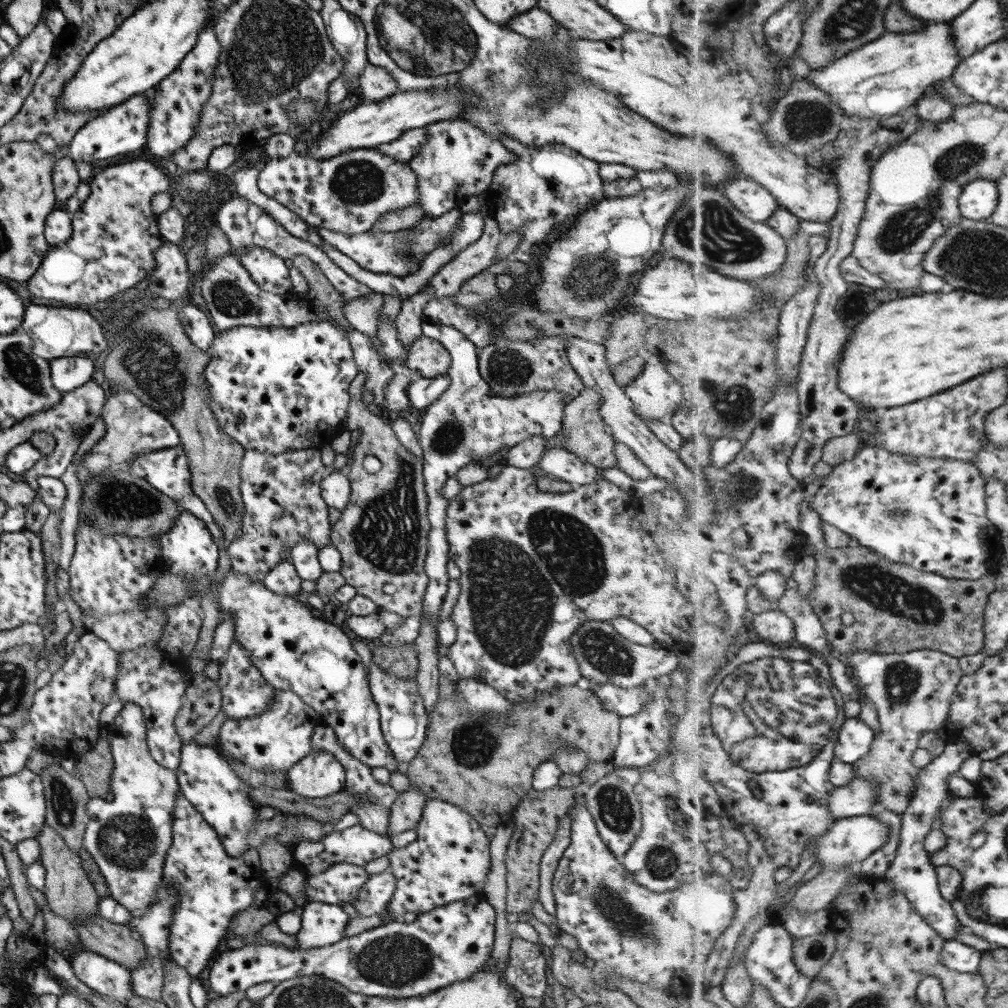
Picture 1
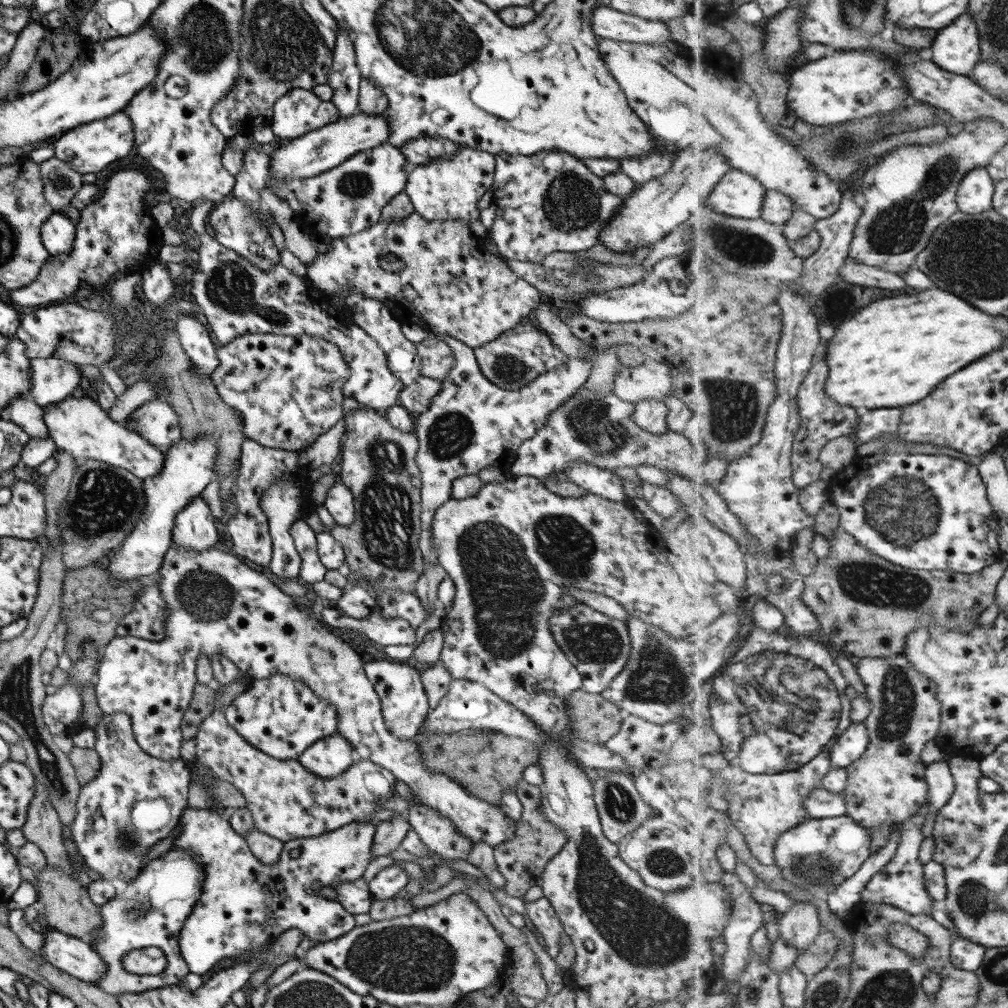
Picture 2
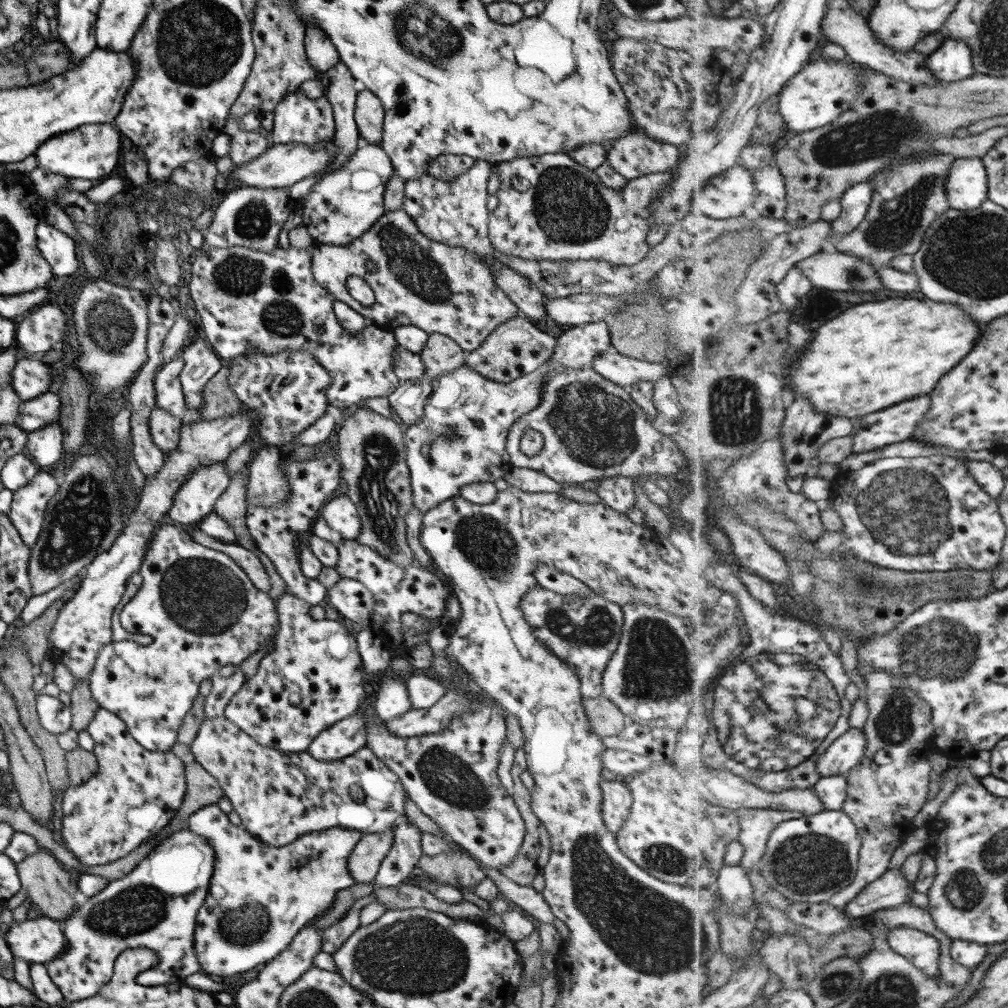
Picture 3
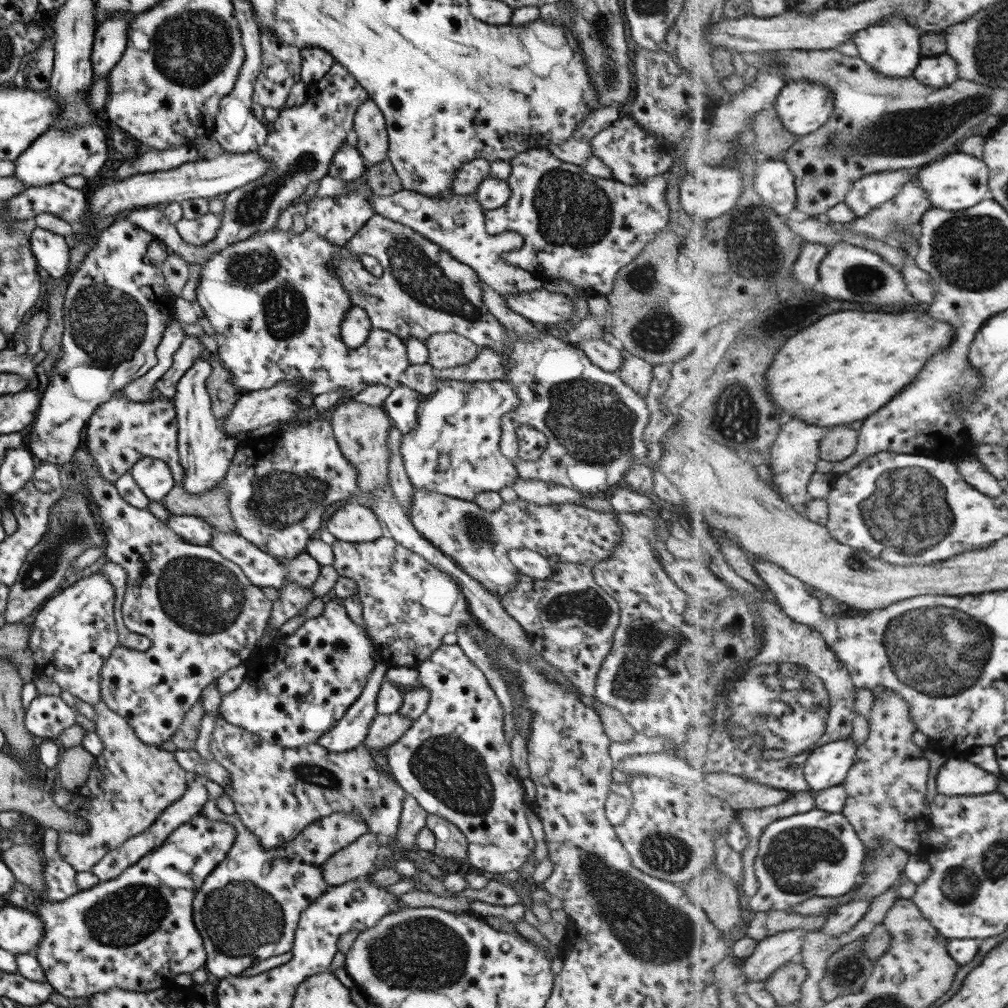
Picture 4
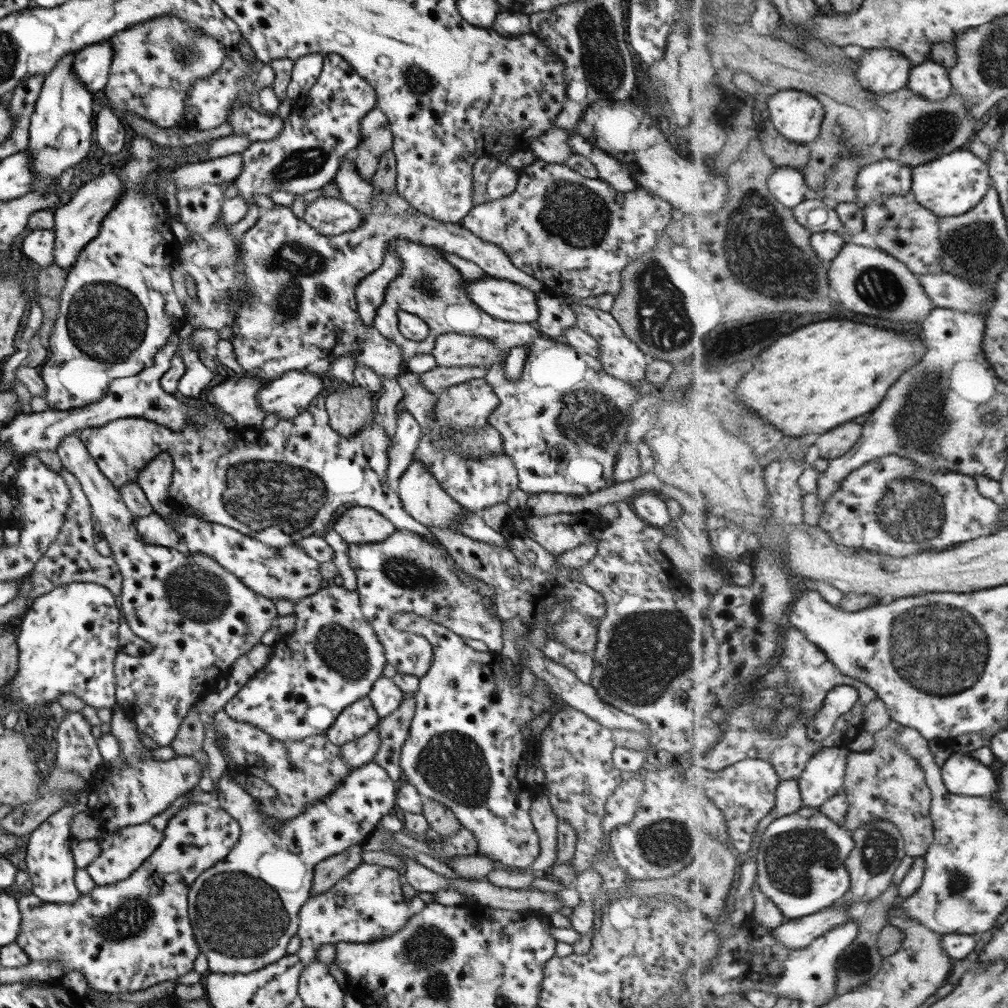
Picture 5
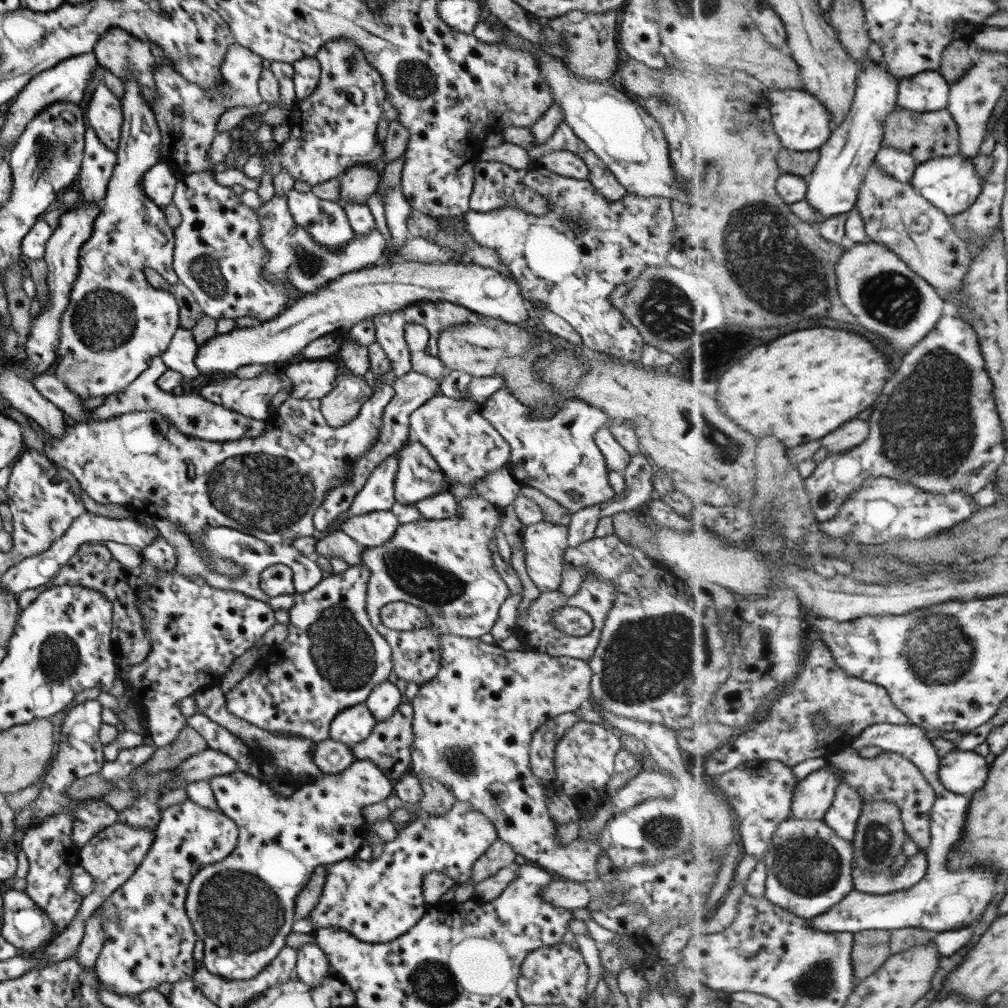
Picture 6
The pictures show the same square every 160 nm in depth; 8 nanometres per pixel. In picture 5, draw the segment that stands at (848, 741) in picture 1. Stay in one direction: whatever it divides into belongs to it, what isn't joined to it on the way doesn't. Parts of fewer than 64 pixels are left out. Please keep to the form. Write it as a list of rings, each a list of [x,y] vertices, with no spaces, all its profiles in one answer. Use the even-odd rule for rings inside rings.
[[[842,743],[823,747],[819,754],[809,760],[798,780],[805,807],[819,809],[829,798],[843,792],[850,752],[846,743]]]

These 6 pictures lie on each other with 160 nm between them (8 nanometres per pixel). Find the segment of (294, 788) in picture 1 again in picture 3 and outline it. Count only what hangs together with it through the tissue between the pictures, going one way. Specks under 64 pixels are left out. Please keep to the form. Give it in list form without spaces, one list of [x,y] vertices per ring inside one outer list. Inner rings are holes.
[[[359,709],[355,714],[335,722],[309,743],[307,753],[317,761],[337,761],[362,748],[365,725]]]

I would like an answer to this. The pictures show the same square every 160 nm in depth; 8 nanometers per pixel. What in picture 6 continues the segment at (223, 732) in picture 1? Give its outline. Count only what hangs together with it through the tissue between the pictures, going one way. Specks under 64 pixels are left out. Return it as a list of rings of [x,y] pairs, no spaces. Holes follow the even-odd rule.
[[[358,563],[358,564],[349,564],[348,567],[345,569],[345,571],[341,573],[337,573],[337,575],[331,573],[327,577],[323,577],[311,590],[308,590],[307,592],[304,592],[303,594],[294,594],[294,603],[291,605],[291,608],[288,610],[288,621],[286,624],[287,628],[287,635],[285,636],[284,640],[281,642],[281,644],[271,645],[269,646],[269,650],[263,657],[261,657],[253,666],[253,668],[250,670],[248,674],[246,674],[245,677],[243,677],[239,682],[233,686],[228,692],[225,692],[224,694],[224,704],[226,709],[230,714],[233,714],[233,717],[239,718],[241,721],[249,722],[249,724],[253,724],[257,729],[261,728],[261,730],[265,730],[265,732],[269,734],[275,734],[279,735],[281,737],[289,737],[289,738],[303,738],[303,739],[309,739],[310,741],[313,741],[314,743],[319,741],[324,741],[325,739],[329,739],[329,726],[331,723],[331,720],[337,716],[342,710],[345,710],[345,708],[354,706],[354,705],[360,705],[361,703],[364,703],[364,701],[367,699],[367,696],[370,694],[371,690],[377,684],[380,682],[383,682],[387,680],[387,676],[389,676],[389,672],[392,670],[392,664],[390,661],[390,646],[387,644],[387,641],[370,625],[370,620],[368,619],[366,608],[365,608],[365,597],[366,597],[366,584],[367,579],[369,578],[369,570],[367,570],[364,567],[364,563]]]

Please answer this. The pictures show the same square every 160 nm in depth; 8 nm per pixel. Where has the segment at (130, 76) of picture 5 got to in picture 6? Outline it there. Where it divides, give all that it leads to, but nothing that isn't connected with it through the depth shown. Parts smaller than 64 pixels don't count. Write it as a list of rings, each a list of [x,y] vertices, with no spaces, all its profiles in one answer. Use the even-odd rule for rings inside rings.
[[[110,28],[105,34],[102,34],[95,43],[92,51],[96,56],[97,64],[102,68],[106,68],[113,76],[119,78],[120,81],[126,80],[126,76],[128,75],[136,76],[140,95],[149,106],[149,109],[151,109],[152,100],[154,100],[154,66],[156,64],[174,66],[159,45],[155,46],[150,44],[149,41],[137,40],[120,28]]]

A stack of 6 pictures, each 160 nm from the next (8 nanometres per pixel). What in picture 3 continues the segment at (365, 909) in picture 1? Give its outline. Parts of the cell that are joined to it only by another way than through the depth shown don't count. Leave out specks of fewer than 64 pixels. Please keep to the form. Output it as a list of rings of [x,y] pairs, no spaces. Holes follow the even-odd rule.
[[[408,817],[401,818],[393,828],[393,842],[385,858],[380,861],[379,872],[372,884],[376,887],[391,887],[401,884],[415,868],[421,856],[420,834]]]

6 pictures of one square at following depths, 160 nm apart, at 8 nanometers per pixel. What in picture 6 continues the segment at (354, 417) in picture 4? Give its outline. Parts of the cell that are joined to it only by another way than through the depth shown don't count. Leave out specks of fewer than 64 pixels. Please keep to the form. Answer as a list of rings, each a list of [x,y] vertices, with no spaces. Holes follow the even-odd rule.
[[[339,374],[335,386],[320,398],[320,413],[328,425],[341,426],[357,416],[361,405],[373,393],[368,377]]]

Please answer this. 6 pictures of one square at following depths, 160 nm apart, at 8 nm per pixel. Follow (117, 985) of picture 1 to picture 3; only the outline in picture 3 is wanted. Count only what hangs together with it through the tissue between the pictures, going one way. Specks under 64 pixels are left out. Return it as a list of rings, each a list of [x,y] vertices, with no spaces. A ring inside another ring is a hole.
[[[42,915],[26,918],[21,923],[12,921],[5,930],[3,944],[23,961],[45,965],[66,947],[60,922]]]

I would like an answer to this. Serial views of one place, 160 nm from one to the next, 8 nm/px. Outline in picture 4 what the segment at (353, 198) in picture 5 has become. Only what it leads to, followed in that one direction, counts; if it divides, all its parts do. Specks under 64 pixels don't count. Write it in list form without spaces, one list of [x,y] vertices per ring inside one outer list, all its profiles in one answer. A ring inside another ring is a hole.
[[[349,138],[342,142],[333,153],[326,174],[343,181],[350,181],[360,177],[365,170],[365,160],[357,152],[354,140]]]

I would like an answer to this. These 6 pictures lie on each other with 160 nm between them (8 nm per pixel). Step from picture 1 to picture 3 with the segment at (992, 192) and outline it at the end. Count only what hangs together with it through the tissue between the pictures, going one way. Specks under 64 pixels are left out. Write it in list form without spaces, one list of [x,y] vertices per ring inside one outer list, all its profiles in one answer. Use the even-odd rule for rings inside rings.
[[[959,157],[948,178],[948,197],[955,210],[977,210],[989,198],[989,177],[981,157]]]

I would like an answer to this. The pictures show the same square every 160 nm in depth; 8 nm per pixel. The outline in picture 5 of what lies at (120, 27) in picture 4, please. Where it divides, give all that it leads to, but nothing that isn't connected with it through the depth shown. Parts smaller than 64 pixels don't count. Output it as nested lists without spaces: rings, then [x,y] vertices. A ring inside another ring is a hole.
[[[96,42],[75,52],[72,69],[90,93],[97,92],[105,86],[111,59],[110,42]]]

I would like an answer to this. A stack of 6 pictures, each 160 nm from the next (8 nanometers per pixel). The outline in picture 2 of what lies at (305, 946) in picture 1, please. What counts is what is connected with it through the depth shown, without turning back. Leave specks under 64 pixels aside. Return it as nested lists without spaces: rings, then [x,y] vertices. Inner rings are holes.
[[[185,807],[182,810],[181,816],[179,817],[179,835],[175,840],[172,841],[172,848],[178,848],[179,850],[184,850],[187,854],[192,855],[192,859],[203,869],[203,882],[201,885],[201,892],[198,896],[197,902],[193,905],[189,916],[182,922],[180,933],[178,936],[178,947],[180,953],[182,954],[182,959],[185,961],[185,965],[189,970],[189,973],[203,975],[208,970],[211,970],[219,960],[223,958],[233,958],[233,956],[241,956],[243,952],[245,954],[251,954],[255,950],[259,950],[259,945],[261,944],[272,944],[273,941],[277,939],[279,934],[287,930],[288,928],[297,928],[304,938],[307,940],[318,940],[318,942],[327,942],[338,938],[342,934],[347,934],[349,930],[354,927],[353,915],[349,914],[337,901],[332,899],[327,899],[319,895],[318,891],[324,886],[336,885],[339,881],[349,882],[361,877],[363,870],[367,866],[371,858],[371,845],[373,841],[373,833],[375,833],[376,824],[359,824],[359,822],[350,823],[346,826],[341,826],[340,829],[330,831],[329,833],[324,833],[321,835],[315,835],[313,837],[297,838],[291,841],[283,843],[279,858],[277,862],[273,864],[264,864],[259,862],[252,854],[249,852],[248,846],[244,839],[241,839],[227,823],[227,815],[221,815],[217,812],[213,812],[209,808],[207,809],[192,809],[191,807]],[[290,850],[297,850],[298,856],[296,858],[291,858],[289,855]]]

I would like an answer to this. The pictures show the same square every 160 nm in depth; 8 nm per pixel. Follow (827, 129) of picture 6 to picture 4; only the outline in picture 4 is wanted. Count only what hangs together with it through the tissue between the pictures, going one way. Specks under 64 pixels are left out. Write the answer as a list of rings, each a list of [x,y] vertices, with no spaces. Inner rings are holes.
[[[791,81],[774,103],[785,128],[799,137],[828,124],[836,109],[836,98],[829,86],[815,81]]]

